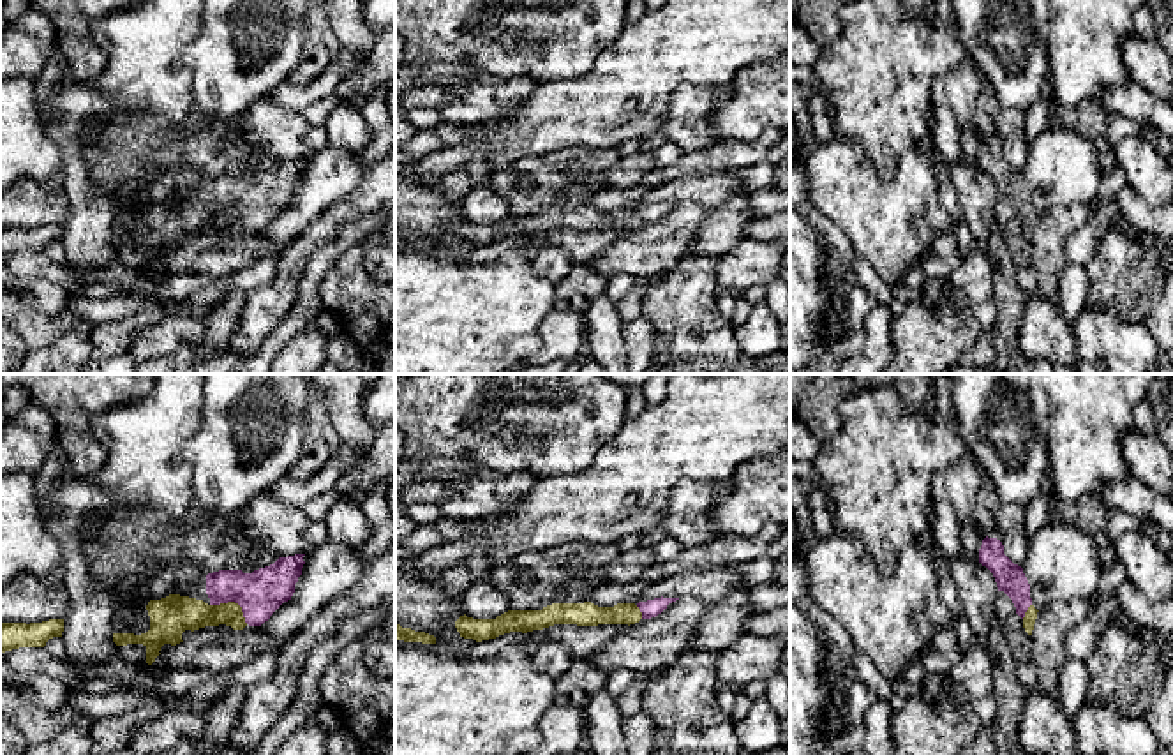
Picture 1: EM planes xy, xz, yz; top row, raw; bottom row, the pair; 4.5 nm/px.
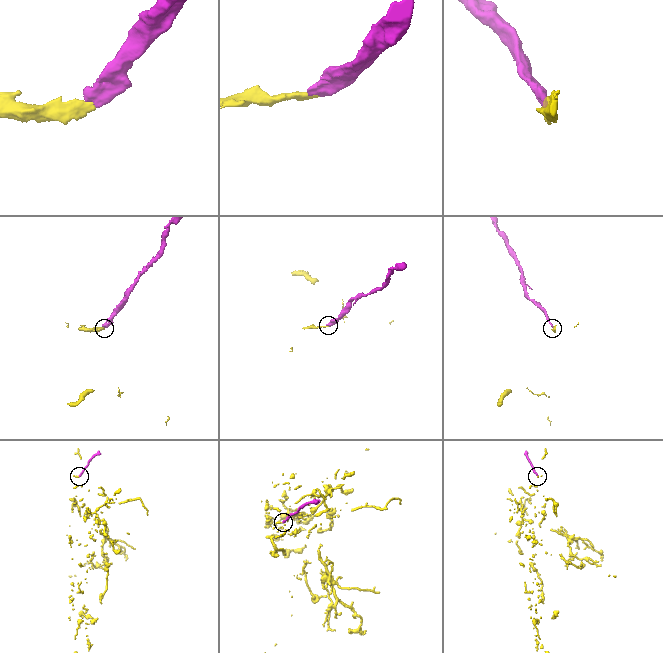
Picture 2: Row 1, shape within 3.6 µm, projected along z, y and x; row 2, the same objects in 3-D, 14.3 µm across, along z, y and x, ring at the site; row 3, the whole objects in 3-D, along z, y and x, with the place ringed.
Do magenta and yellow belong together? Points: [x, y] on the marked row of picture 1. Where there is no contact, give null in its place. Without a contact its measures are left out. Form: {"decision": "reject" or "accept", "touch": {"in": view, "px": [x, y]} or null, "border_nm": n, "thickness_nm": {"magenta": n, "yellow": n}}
{"decision": "accept", "touch": {"in": "xy", "px": [233, 600]}, "border_nm": 200, "thickness_nm": {"magenta": 200, "yellow": 160}}

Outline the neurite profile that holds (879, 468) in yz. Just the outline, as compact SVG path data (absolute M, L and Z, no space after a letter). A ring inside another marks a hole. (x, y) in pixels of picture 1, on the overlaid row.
M893 386L863 390L838 406L840 432L820 443L813 467L833 501L833 533L850 534L863 543L878 572L896 570L901 550L930 540L931 480L968 453L954 415L938 423L928 409L912 409Z

